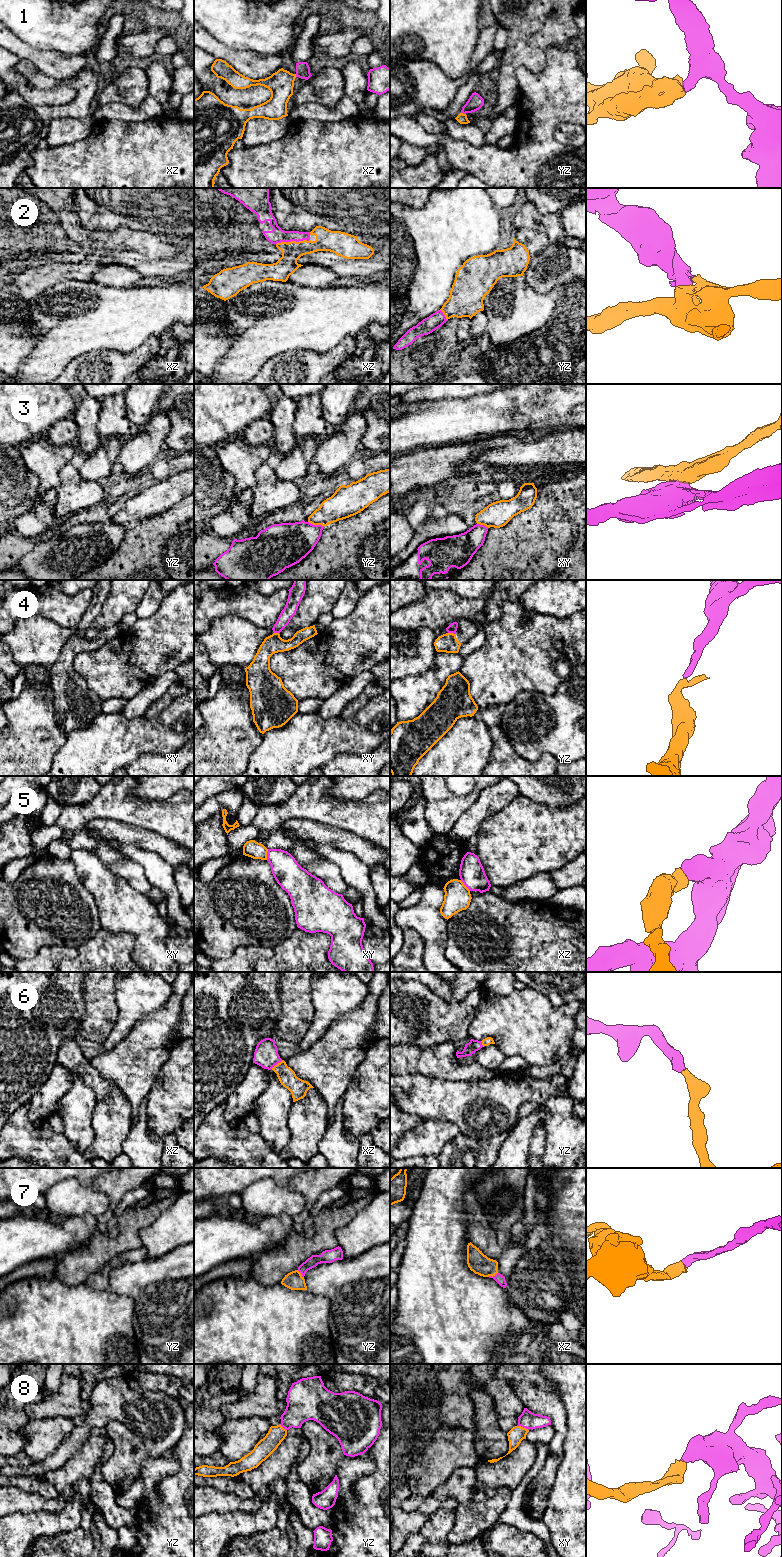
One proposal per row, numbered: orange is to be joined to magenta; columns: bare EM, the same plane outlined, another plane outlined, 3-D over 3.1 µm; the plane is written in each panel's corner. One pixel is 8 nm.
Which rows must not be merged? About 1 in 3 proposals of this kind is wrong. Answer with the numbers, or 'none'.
3, 5

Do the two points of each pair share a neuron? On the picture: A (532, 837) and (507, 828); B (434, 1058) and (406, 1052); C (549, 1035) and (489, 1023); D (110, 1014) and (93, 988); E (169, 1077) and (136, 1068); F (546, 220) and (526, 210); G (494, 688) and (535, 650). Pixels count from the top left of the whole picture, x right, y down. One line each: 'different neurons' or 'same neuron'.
A: same neuron
B: same neuron
C: same neuron
D: same neuron
E: different neurons
F: same neuron
G: same neuron

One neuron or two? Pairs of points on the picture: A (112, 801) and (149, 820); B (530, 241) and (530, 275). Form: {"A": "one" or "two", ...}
{"A": "one", "B": "two"}

